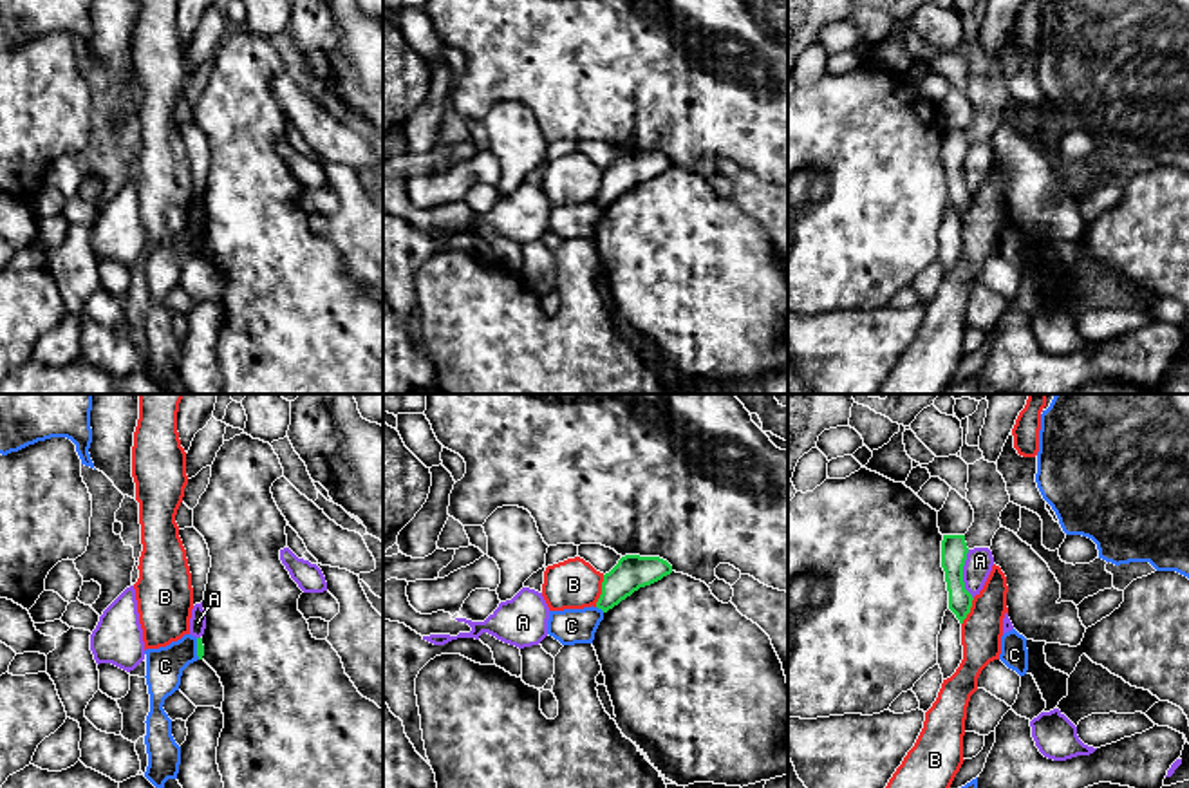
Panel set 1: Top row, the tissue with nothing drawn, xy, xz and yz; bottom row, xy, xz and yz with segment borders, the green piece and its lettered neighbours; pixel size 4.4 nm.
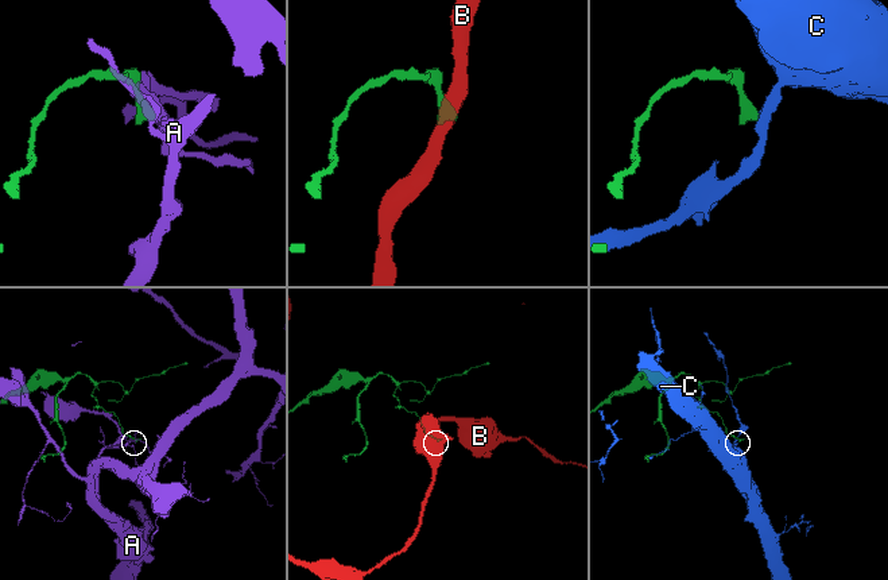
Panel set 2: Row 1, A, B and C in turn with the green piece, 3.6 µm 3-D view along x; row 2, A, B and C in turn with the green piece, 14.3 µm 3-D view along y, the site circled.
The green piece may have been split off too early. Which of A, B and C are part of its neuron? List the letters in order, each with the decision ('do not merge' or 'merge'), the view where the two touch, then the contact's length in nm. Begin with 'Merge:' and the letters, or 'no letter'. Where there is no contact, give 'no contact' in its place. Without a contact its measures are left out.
Merge: no letter
A: do not merge; contact in yz; length 220 nm
B: do not merge; contact in xz; length 150 nm
C: do not merge; contact in xz; length 50 nm

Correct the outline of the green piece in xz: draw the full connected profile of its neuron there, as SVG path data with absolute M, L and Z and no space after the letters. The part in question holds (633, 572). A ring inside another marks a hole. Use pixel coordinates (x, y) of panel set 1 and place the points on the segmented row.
M625 555L604 575L596 607L607 613L640 587L651 586L672 573L672 566L660 557Z

